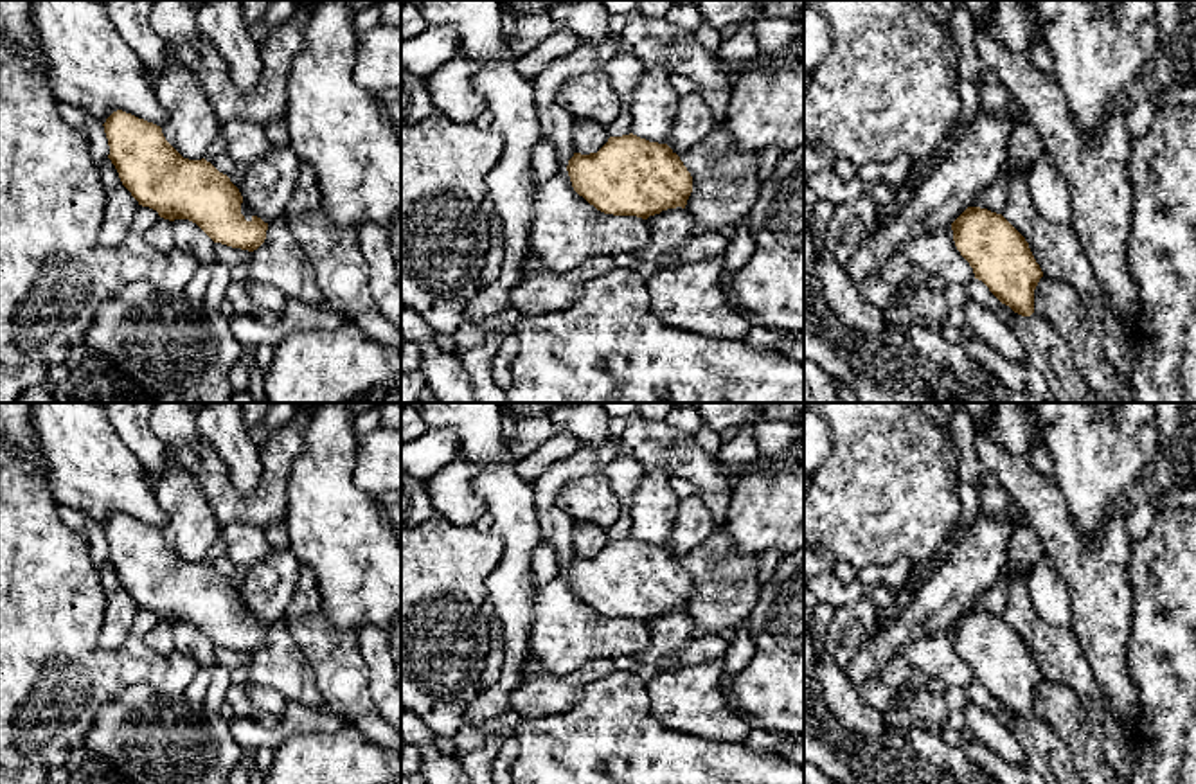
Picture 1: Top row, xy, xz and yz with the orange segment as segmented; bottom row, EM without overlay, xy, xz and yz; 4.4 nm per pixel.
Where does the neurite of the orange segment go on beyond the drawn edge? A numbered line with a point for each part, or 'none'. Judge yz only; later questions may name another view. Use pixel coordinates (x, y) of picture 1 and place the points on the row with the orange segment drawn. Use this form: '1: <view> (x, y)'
none

